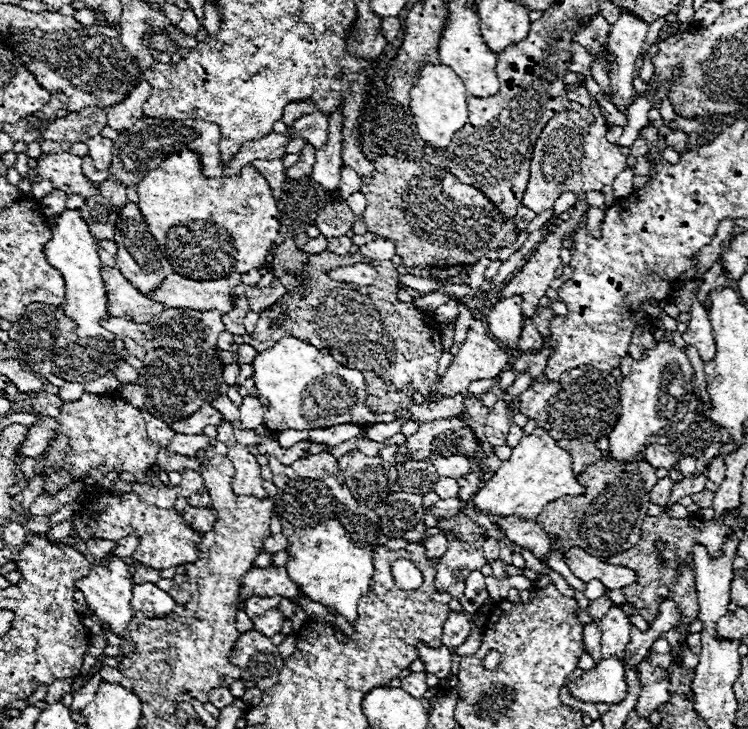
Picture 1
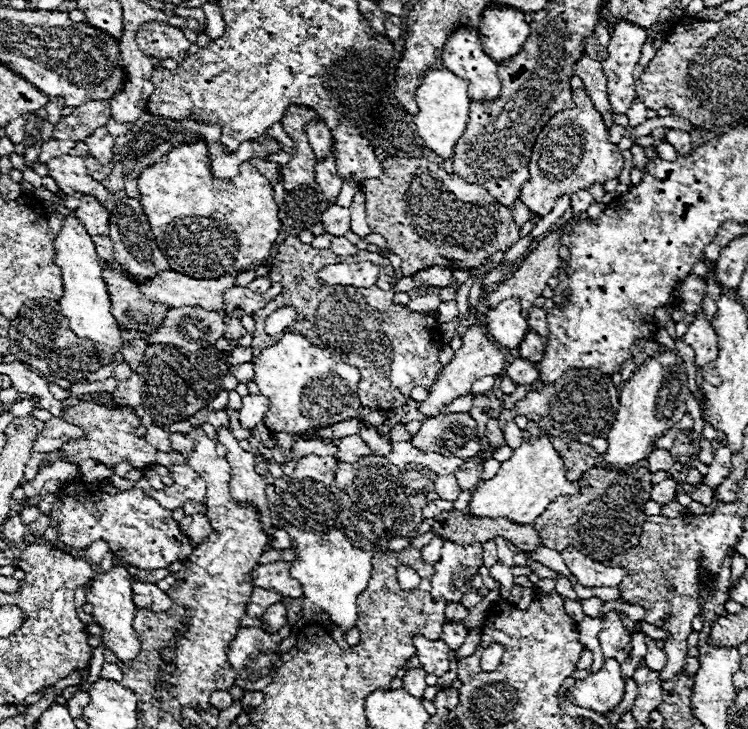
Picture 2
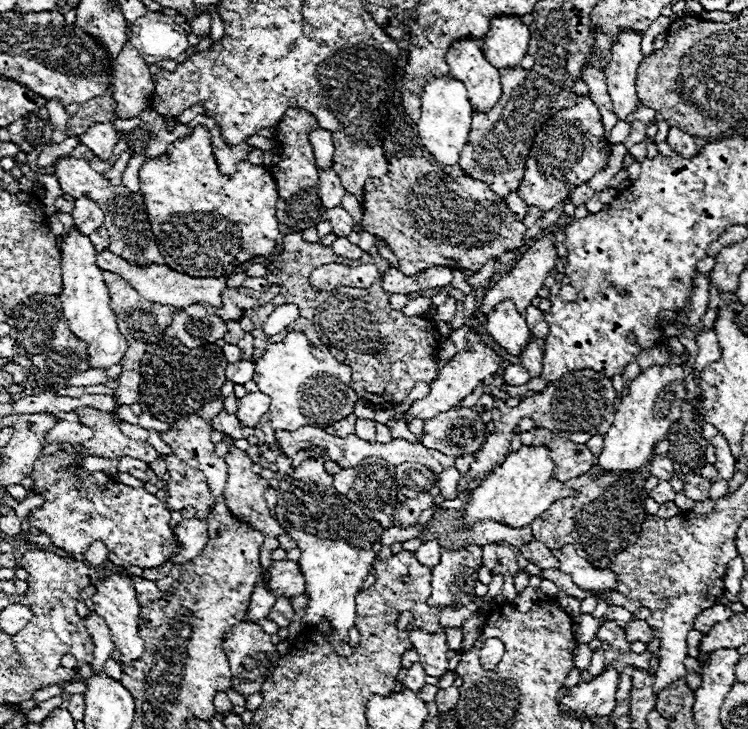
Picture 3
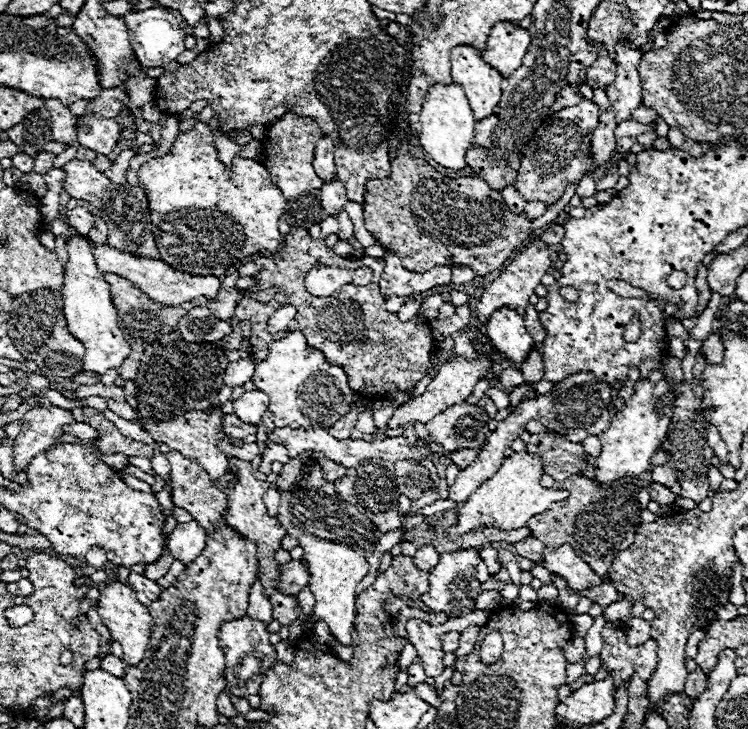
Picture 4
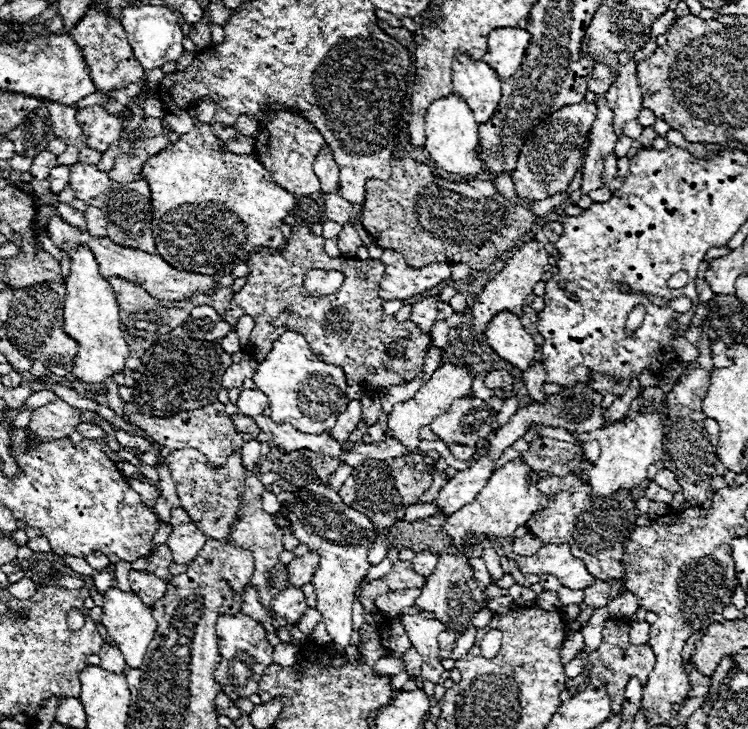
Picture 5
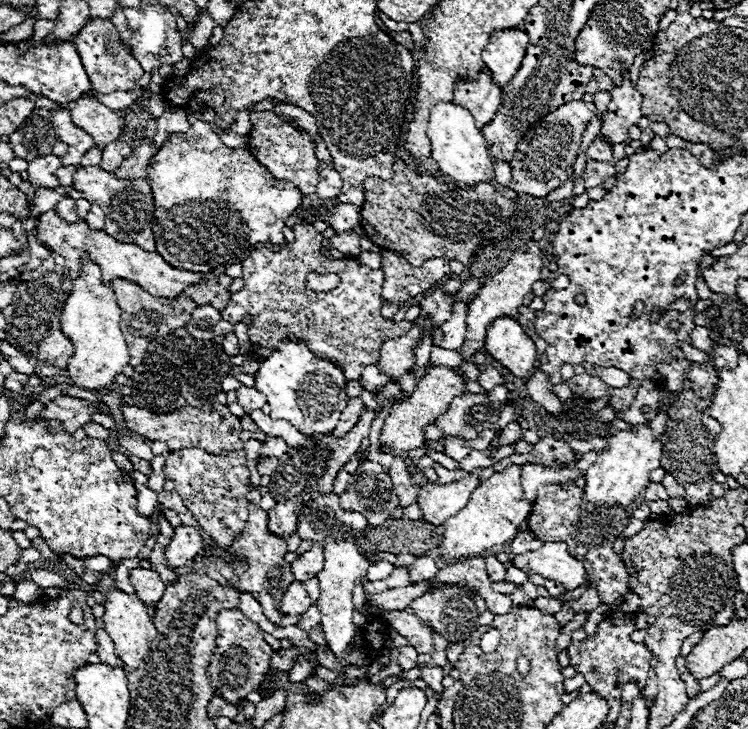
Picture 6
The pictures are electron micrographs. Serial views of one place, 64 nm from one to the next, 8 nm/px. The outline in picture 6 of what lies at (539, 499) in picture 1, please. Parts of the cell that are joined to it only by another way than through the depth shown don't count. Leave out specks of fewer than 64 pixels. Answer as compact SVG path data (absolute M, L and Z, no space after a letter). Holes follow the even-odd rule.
M512 464L500 474L492 474L476 492L472 492L468 504L450 516L434 530L434 536L440 536L440 558L448 564L472 556L482 556L496 544L512 542L516 538L516 530L522 520L528 518L532 510L532 502L520 500L522 486L520 486L520 466Z

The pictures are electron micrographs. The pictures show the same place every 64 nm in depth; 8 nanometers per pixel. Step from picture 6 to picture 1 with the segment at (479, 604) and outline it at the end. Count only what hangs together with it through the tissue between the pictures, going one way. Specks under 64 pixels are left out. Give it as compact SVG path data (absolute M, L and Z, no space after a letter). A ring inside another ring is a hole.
M446 536L448 550L440 558L440 564L436 568L436 590L448 592L454 598L460 598L464 594L466 578L470 572L480 570L486 564L482 542L484 538L468 544L454 536Z

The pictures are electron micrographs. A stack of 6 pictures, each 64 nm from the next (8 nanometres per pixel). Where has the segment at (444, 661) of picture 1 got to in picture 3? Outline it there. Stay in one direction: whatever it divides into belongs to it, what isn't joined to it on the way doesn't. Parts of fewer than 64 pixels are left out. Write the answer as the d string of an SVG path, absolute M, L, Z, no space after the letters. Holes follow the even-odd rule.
M412 628L410 642L420 656L420 664L424 666L426 674L440 678L448 668L448 658L446 658L448 648L446 648L444 632L428 634L422 628Z

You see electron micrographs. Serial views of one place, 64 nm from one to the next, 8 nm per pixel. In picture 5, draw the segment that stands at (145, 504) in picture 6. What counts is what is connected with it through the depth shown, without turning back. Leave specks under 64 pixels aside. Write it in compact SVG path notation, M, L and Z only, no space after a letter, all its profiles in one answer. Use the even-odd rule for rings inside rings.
M128 478L128 482L132 484L132 488L136 488L136 492L140 492L140 496L144 496L144 504L148 504L148 508L152 508L154 500L160 496L160 490L154 488L152 484L144 484L144 482L138 482L134 478Z

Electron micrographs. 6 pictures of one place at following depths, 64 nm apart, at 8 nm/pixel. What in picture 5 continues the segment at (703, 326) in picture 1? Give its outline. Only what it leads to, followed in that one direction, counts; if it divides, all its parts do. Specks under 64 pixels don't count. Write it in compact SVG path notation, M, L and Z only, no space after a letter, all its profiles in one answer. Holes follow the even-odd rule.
M714 340L710 344L710 350L712 350L712 360L714 360L716 368L728 368L732 364L732 360L728 358L728 346L724 342Z

